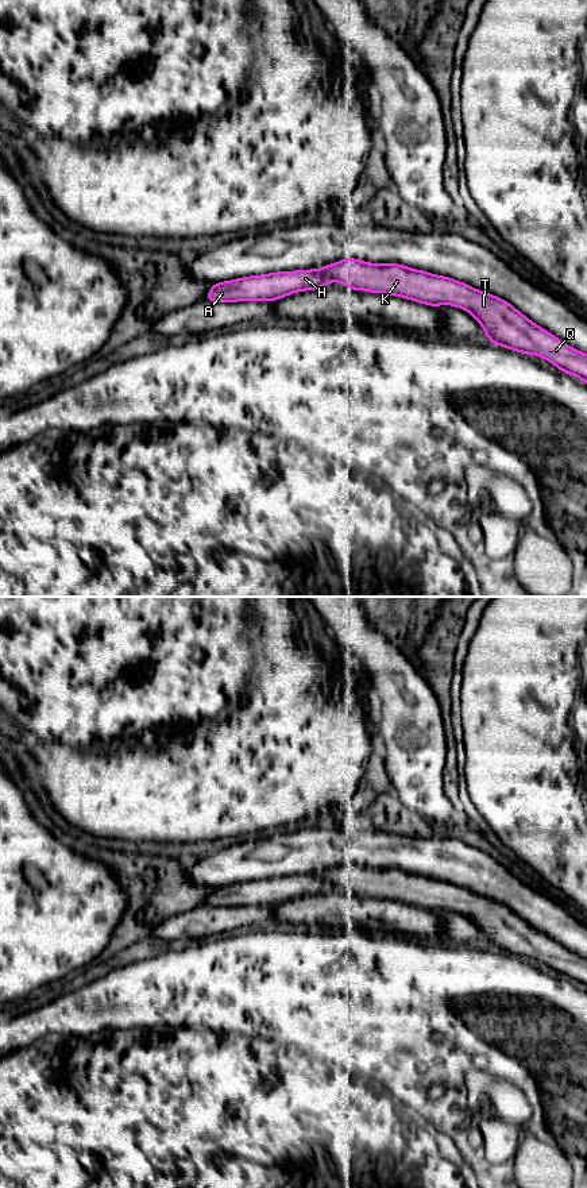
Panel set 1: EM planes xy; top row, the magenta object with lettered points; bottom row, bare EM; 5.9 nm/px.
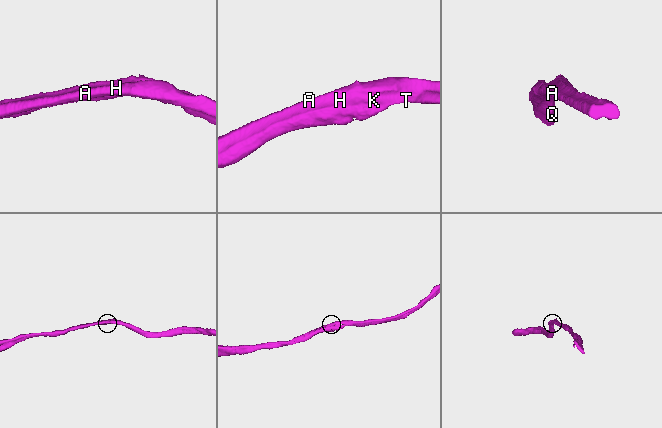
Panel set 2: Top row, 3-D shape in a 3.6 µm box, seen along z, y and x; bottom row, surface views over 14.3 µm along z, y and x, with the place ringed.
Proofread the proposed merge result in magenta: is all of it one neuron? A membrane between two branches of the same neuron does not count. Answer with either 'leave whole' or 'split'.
split

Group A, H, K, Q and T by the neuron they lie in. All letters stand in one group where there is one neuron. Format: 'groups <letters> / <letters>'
groups A H / K Q T

